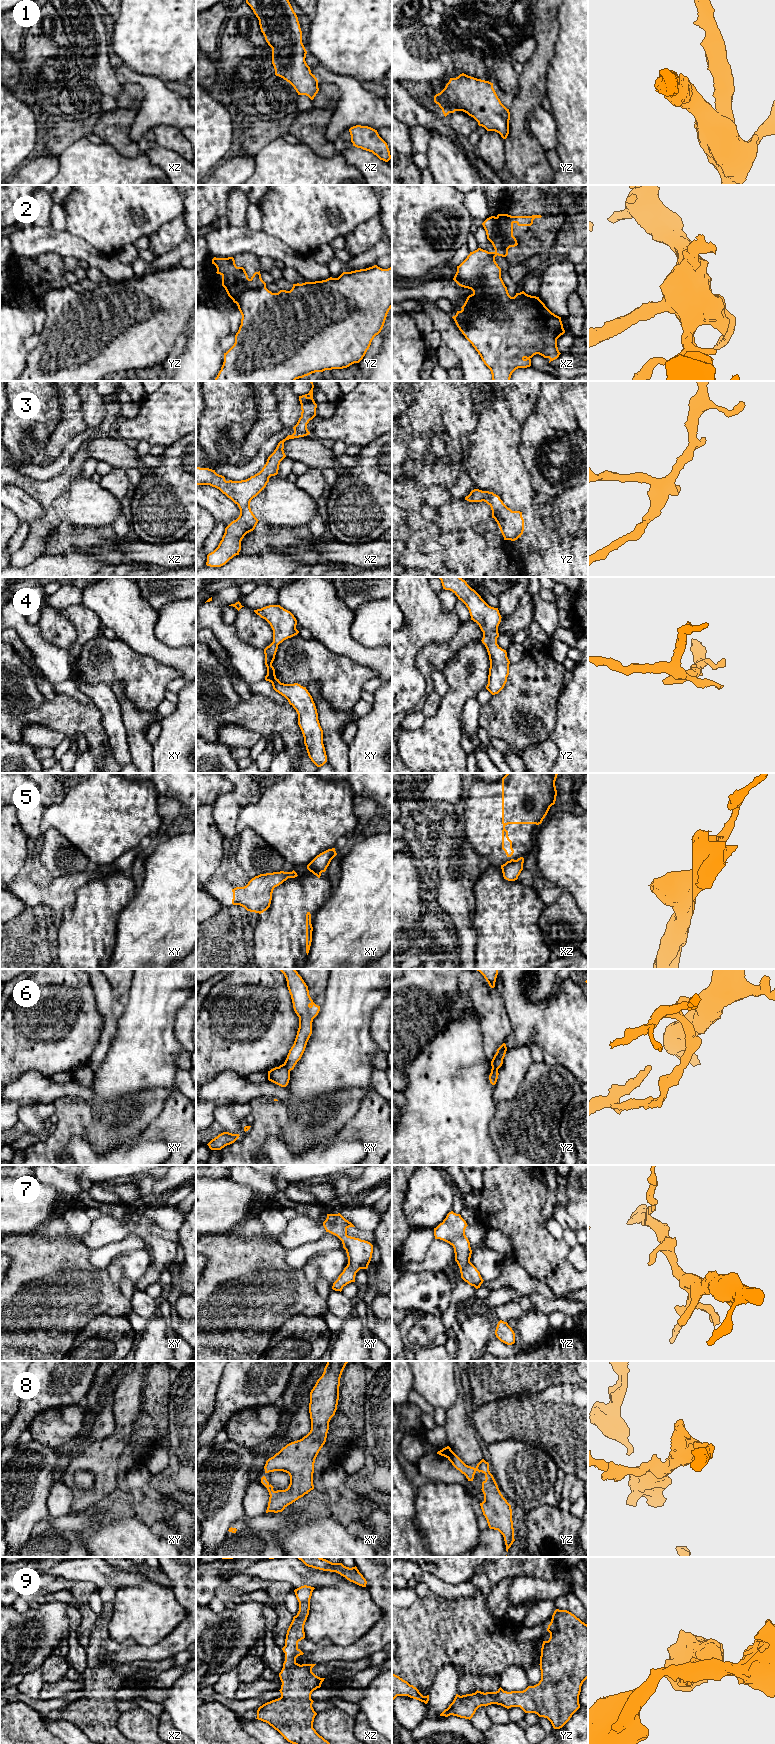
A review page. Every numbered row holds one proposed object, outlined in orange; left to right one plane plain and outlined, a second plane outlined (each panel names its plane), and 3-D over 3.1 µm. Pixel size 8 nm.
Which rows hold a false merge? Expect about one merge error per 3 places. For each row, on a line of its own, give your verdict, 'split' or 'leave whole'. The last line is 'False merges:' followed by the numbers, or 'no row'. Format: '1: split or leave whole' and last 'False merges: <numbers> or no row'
1: leave whole
2: split
3: leave whole
4: leave whole
5: split
6: split
7: leave whole
8: leave whole
9: leave whole
False merges: 2, 5, 6

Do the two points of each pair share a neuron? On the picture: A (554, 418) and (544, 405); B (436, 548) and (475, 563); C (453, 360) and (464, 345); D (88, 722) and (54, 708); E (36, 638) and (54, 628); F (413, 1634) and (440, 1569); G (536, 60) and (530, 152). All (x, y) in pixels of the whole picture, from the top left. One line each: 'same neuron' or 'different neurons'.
A: same neuron
B: same neuron
C: different neurons
D: same neuron
E: different neurons
F: different neurons
G: same neuron

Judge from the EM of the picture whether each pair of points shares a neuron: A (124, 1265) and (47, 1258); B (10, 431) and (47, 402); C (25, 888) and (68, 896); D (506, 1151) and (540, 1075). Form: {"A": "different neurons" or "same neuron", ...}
{"A": "different neurons", "B": "same neuron", "C": "same neuron", "D": "same neuron"}

